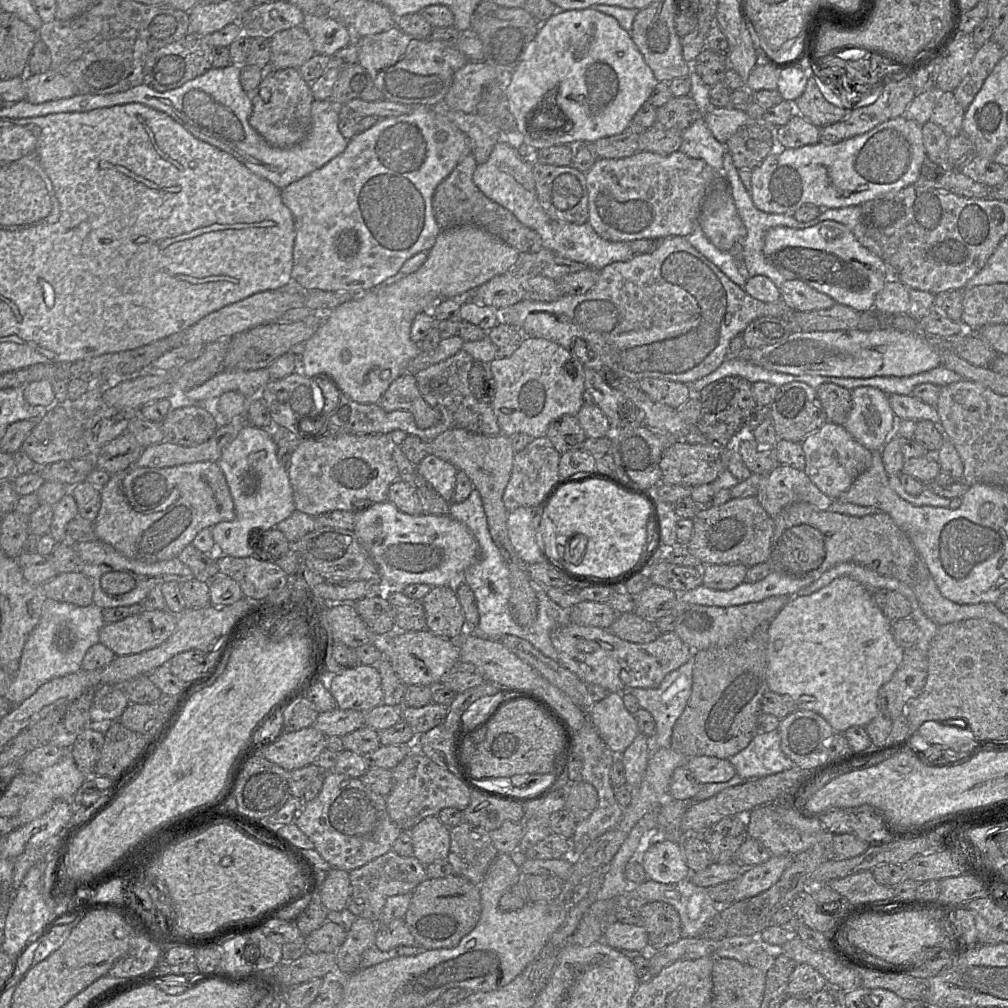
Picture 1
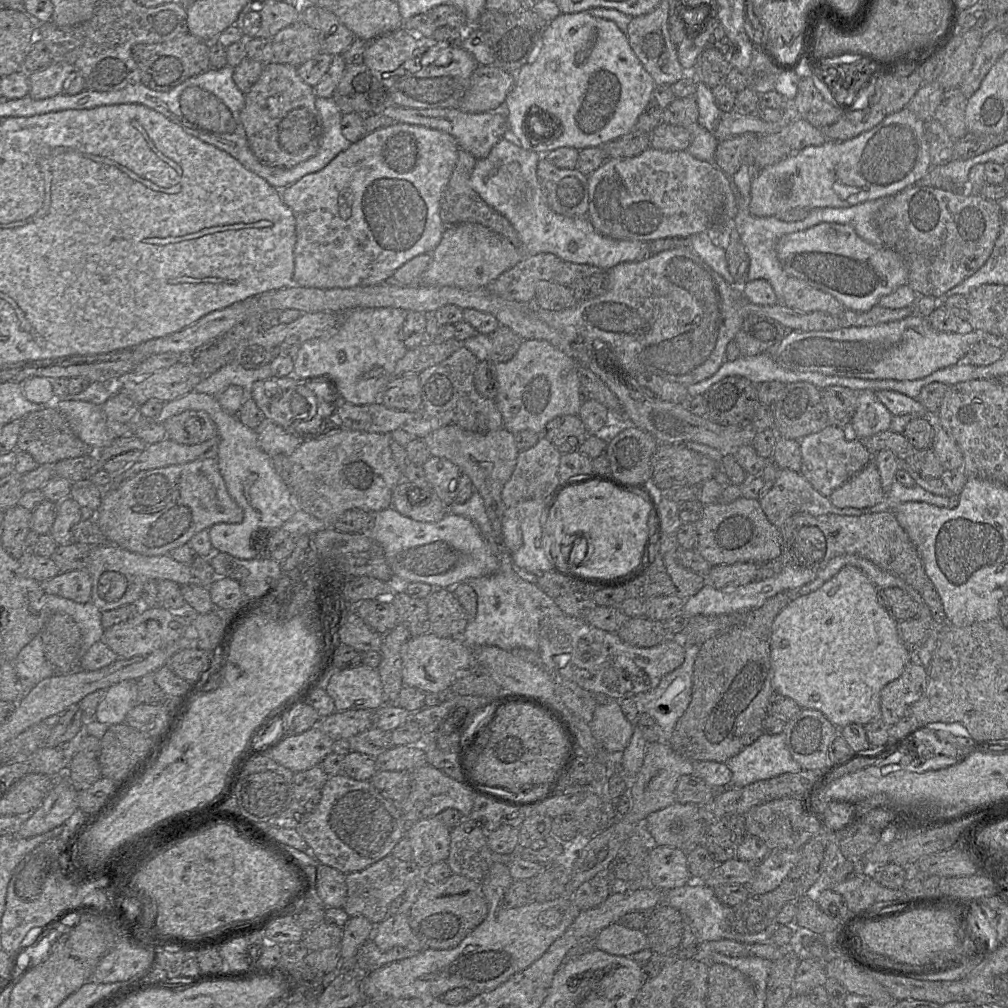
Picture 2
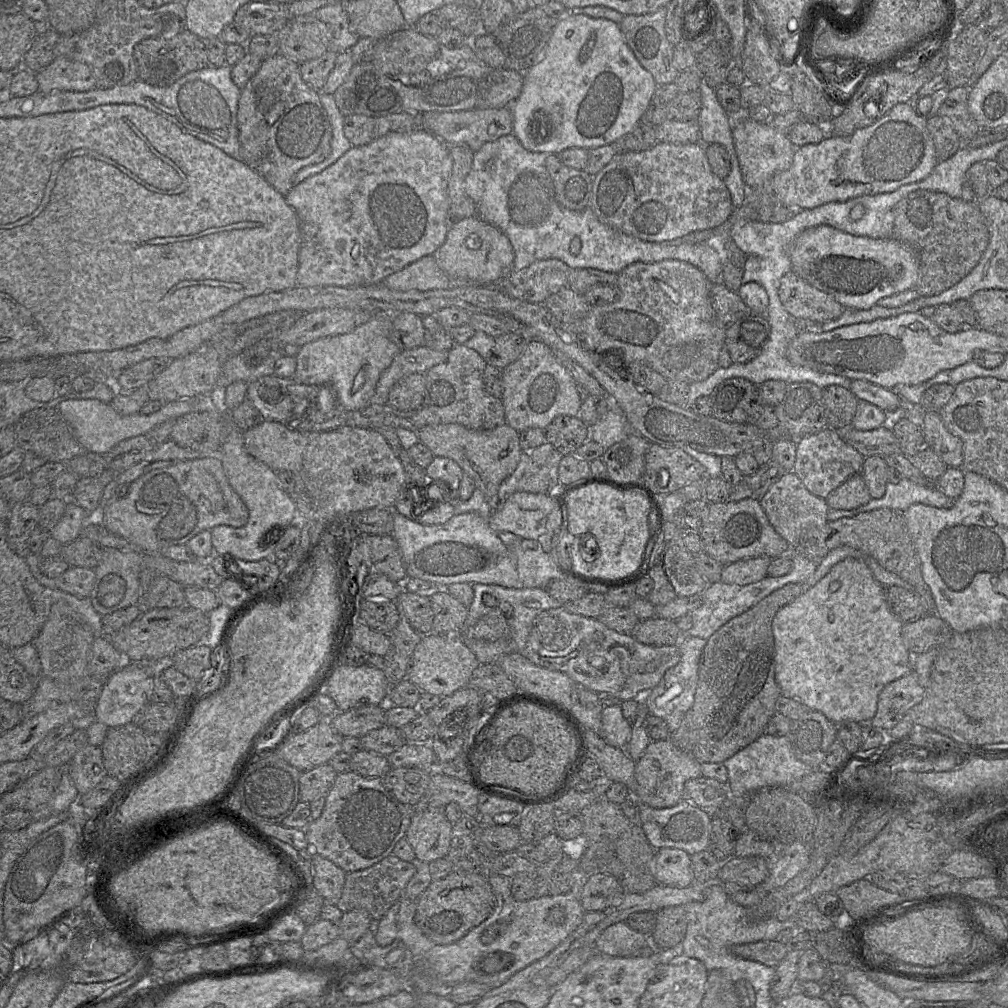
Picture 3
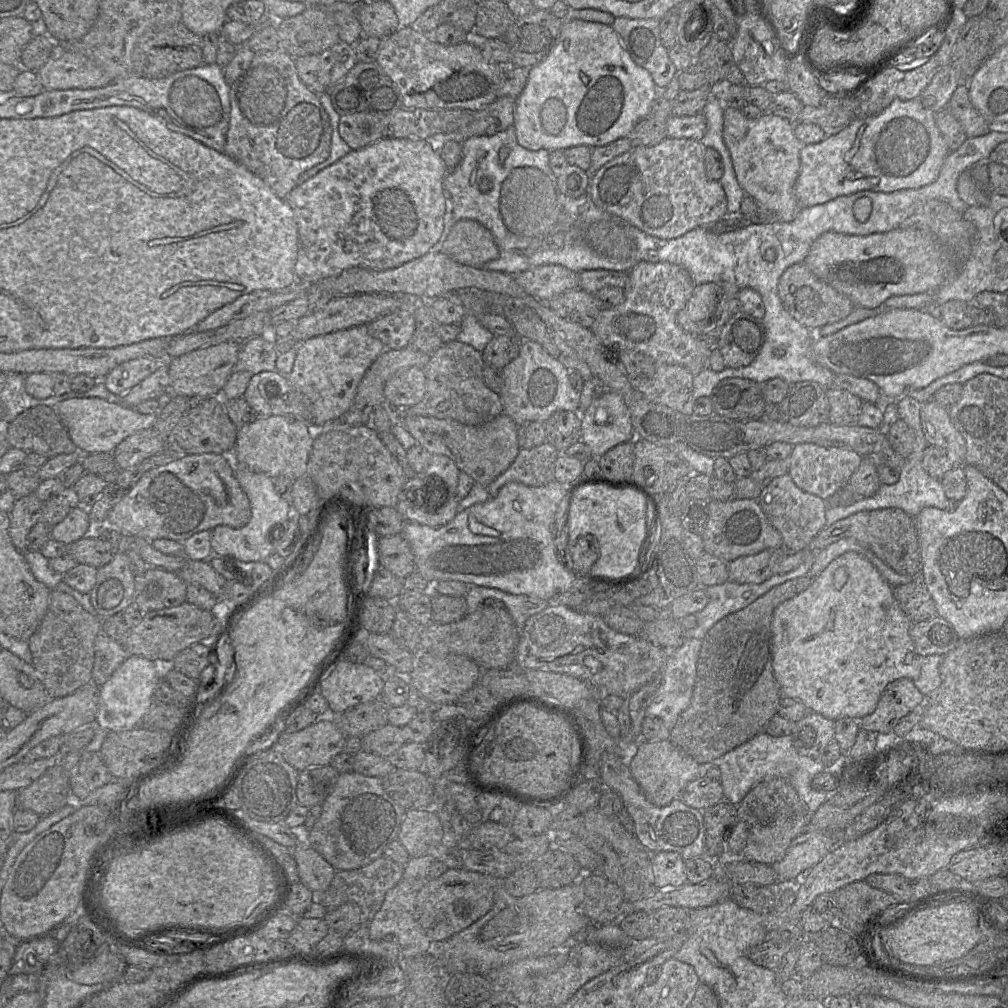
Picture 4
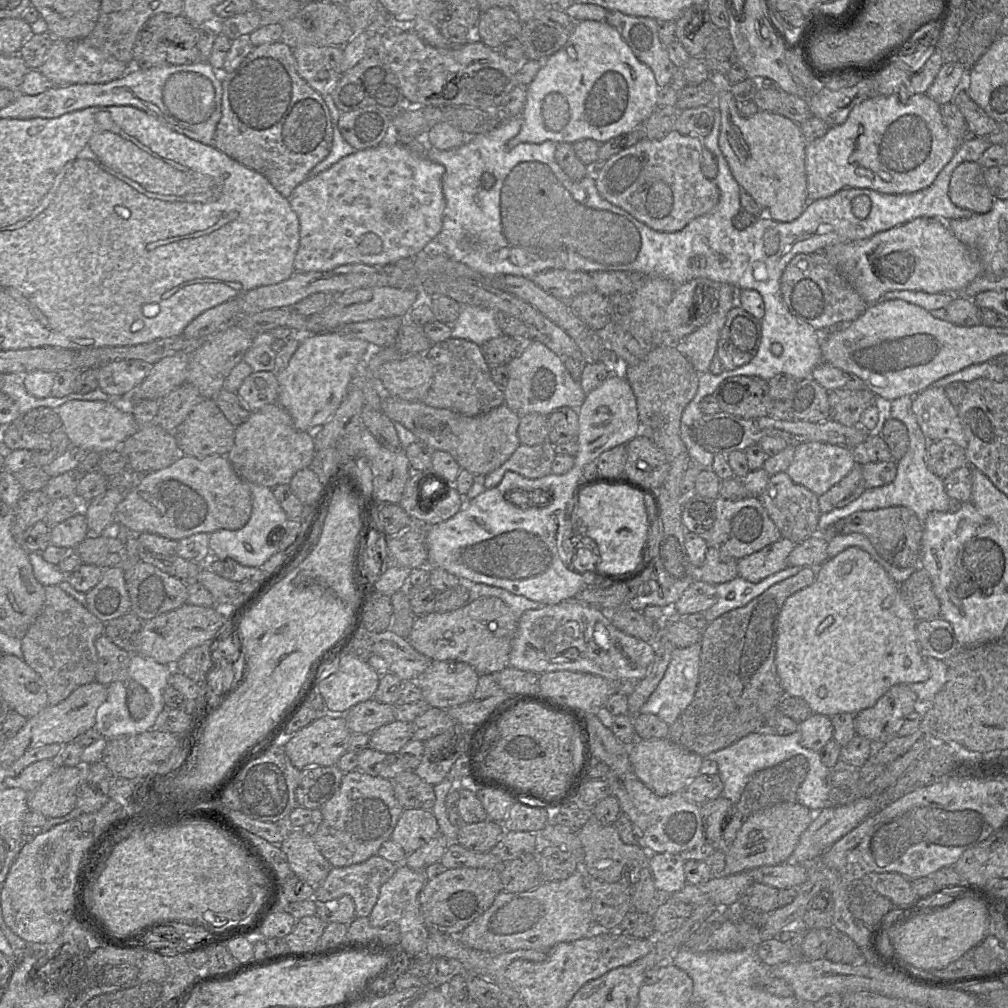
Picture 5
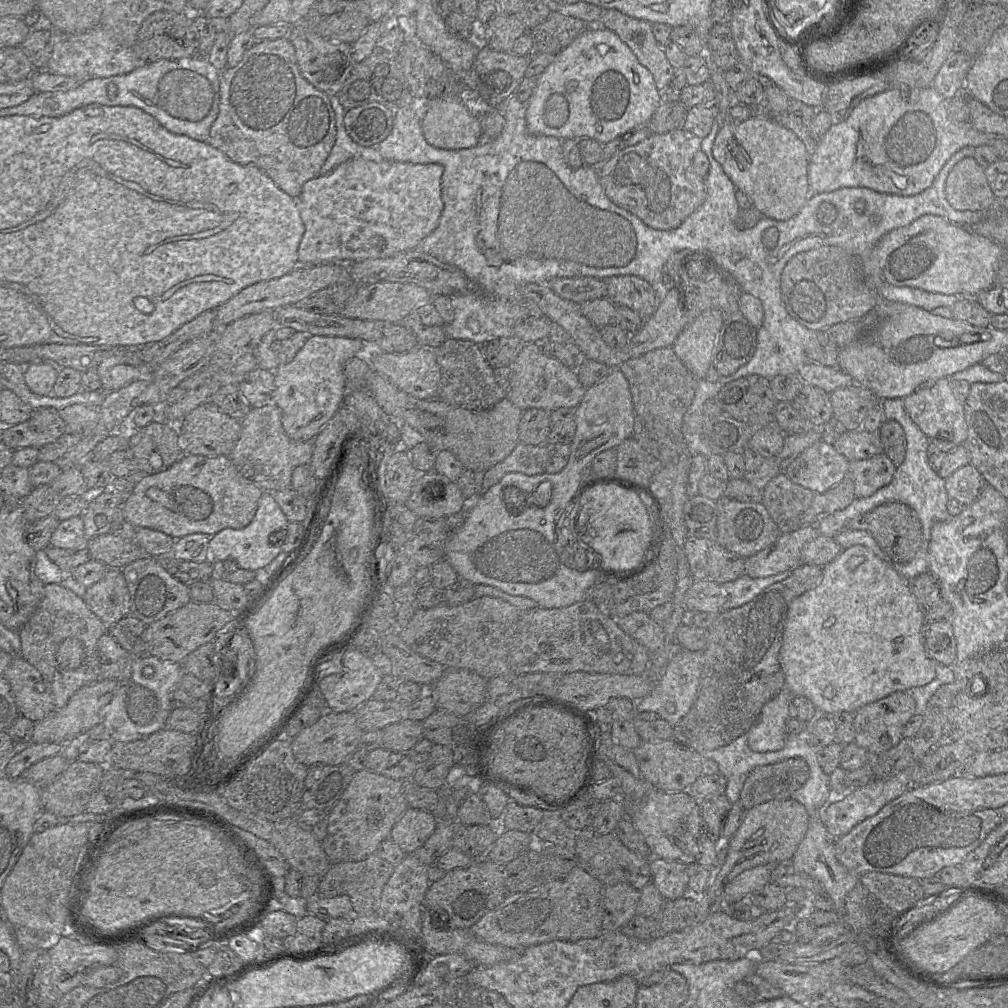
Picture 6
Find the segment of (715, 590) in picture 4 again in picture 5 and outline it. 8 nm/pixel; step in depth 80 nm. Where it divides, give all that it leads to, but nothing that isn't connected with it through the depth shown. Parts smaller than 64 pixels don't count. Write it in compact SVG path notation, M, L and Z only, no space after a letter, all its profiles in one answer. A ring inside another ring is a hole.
M787 566L758 583L751 583L738 576L729 582L716 585L717 602L704 612L707 622L711 623L731 610L747 605L772 585L796 575L801 568L803 567Z

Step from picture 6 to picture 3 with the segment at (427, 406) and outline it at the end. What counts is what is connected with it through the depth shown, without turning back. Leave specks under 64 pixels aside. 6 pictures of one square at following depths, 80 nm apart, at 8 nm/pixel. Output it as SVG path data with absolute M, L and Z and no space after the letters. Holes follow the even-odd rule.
M440 424L420 429L418 437L436 457L454 460L473 480L491 505L491 513L499 507L498 488L516 469L522 449L519 444L519 432L503 424L490 430L472 430L460 424Z

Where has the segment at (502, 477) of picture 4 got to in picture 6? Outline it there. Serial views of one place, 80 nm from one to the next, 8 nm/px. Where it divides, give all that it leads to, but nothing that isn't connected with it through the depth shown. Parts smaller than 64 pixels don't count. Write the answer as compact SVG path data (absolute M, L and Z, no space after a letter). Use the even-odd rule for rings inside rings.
M519 442L505 459L485 471L483 491L497 484L507 473L518 472L529 476L544 473L550 457L546 444L527 445Z

